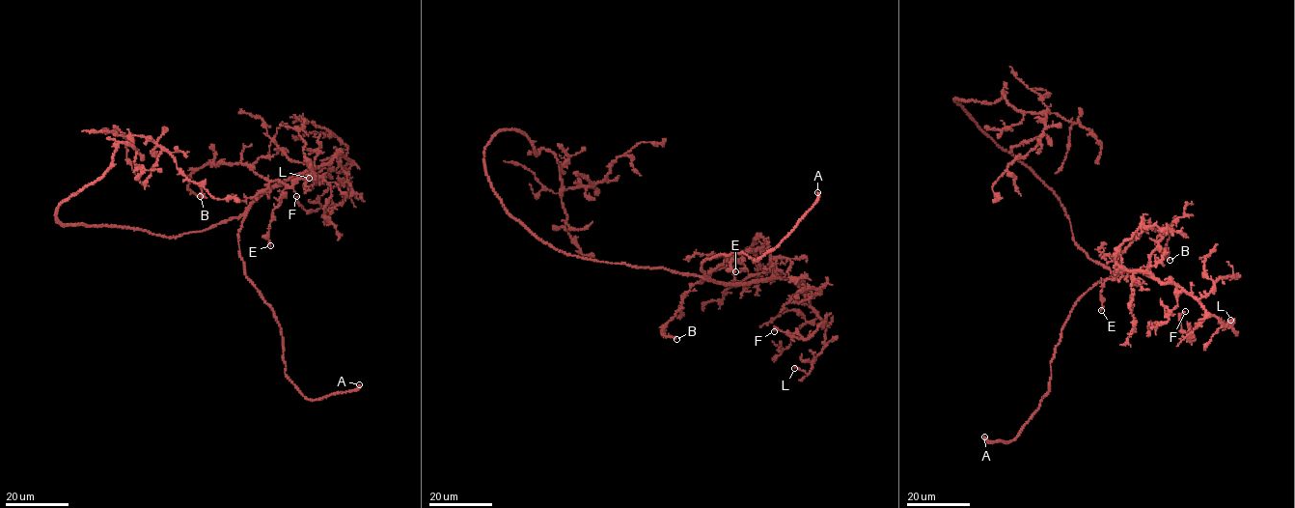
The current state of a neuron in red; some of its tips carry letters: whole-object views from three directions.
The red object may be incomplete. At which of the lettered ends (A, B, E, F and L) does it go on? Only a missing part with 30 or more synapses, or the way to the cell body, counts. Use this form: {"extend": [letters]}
{"extend": ["A", "L"]}

